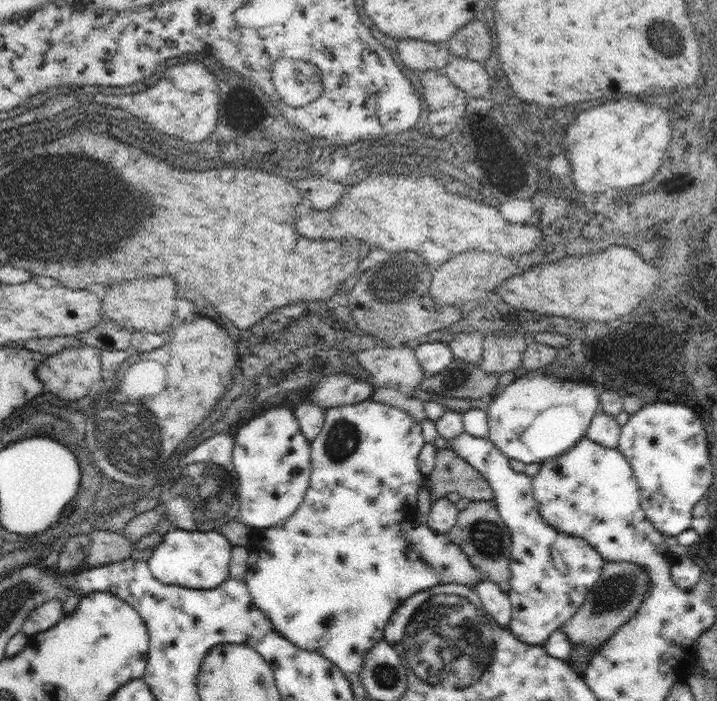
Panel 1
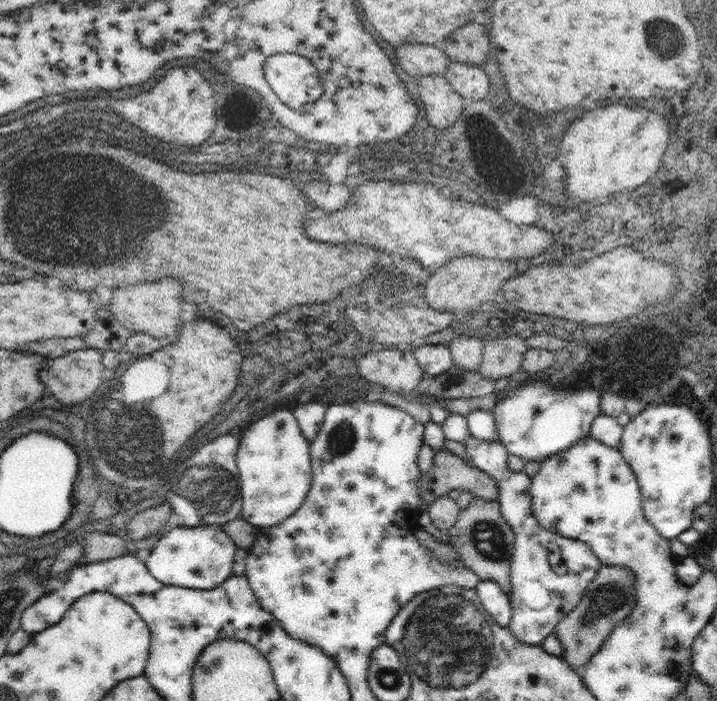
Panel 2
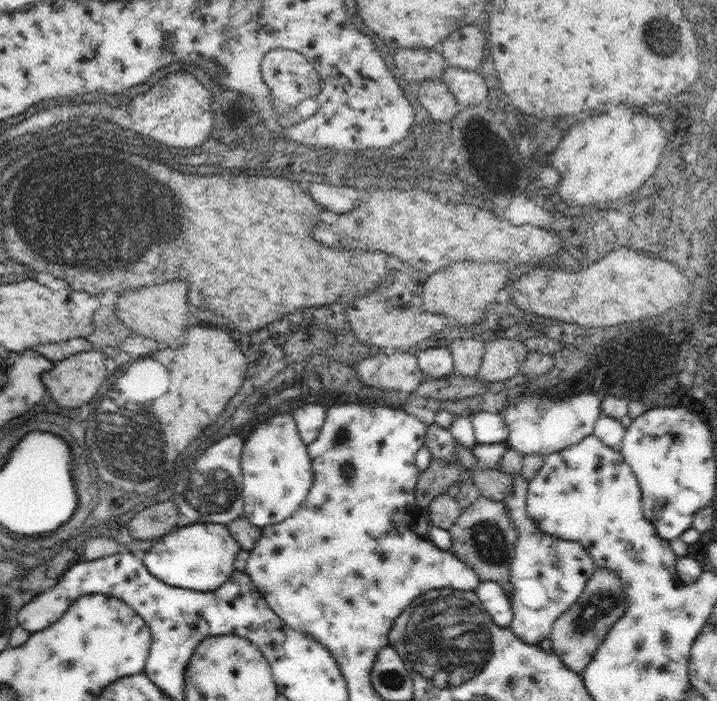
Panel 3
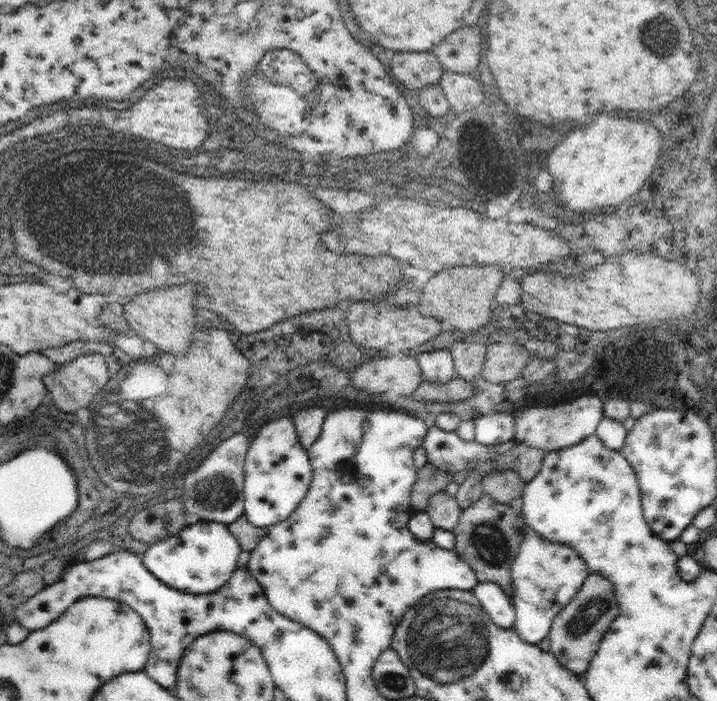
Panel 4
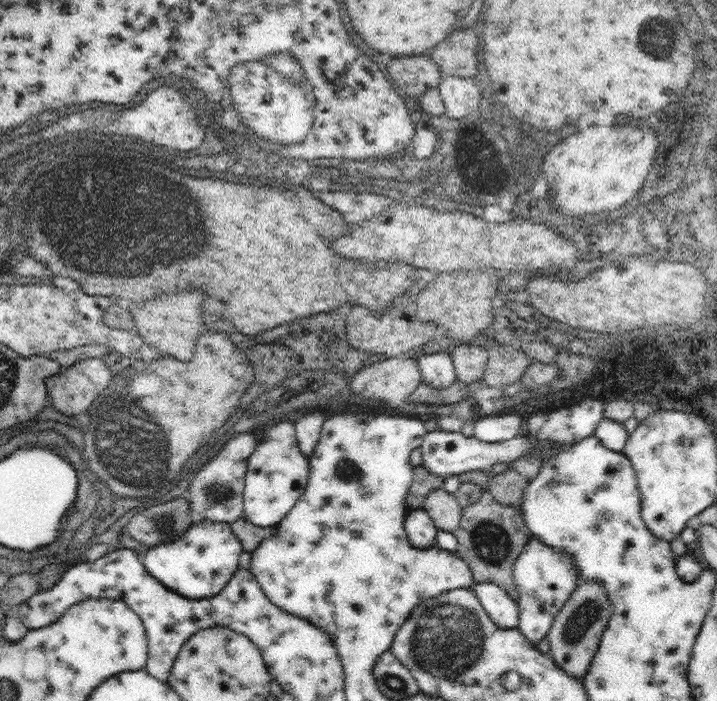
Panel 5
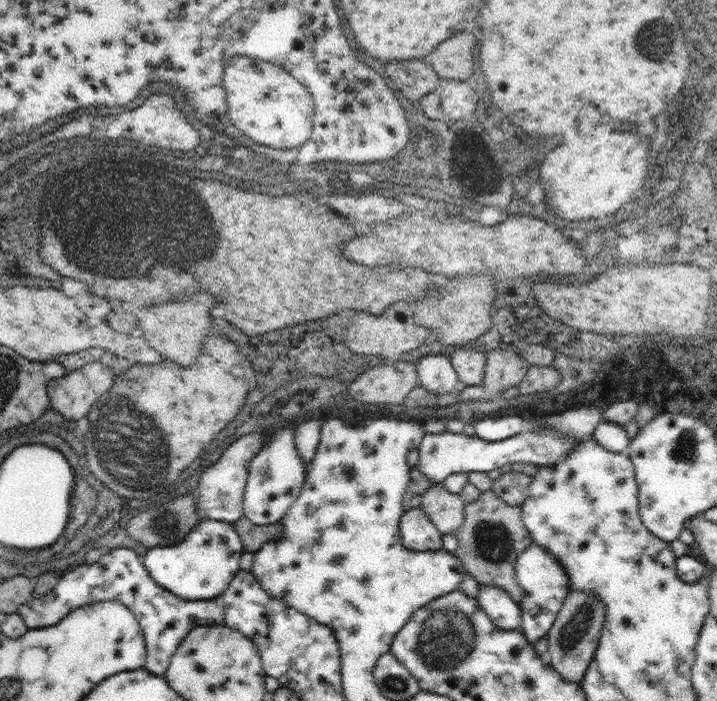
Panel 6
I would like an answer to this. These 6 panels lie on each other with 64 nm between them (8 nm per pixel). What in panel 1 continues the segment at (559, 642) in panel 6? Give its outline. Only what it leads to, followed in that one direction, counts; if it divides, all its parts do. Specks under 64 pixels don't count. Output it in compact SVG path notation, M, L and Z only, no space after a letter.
M605 562L601 576L585 596L583 606L577 610L575 616L571 616L567 624L559 628L571 642L571 650L575 650L577 646L585 646L587 650L599 648L607 638L615 634L617 628L627 624L627 620L631 620L631 616L641 608L649 586L651 580L643 566L633 562Z

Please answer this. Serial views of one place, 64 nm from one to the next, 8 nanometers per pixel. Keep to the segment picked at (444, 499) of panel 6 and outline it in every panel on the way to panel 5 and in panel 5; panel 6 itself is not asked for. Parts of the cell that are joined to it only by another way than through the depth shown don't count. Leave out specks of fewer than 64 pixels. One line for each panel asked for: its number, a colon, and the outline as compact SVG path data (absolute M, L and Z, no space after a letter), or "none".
5: M443 488L431 490L427 494L427 500L423 502L423 510L429 514L429 518L433 520L439 532L453 534L453 530L461 522L461 508L457 504L457 496L447 494Z

